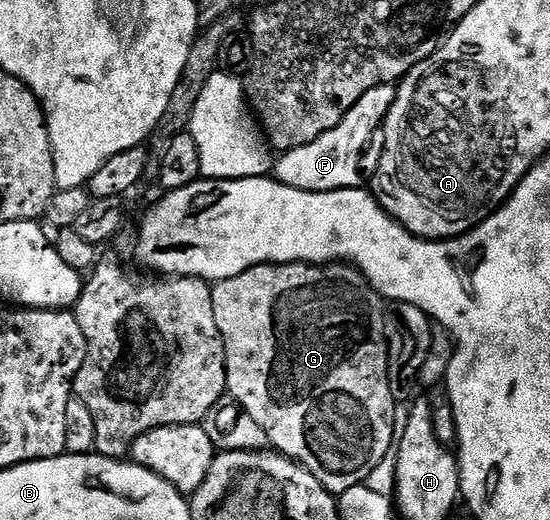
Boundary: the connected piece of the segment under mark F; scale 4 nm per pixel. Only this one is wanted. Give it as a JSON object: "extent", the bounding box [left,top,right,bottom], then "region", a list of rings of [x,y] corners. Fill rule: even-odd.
{"extent":[274,84,396,192],"region":[[[391,84],[366,90],[366,94],[362,94],[362,98],[354,102],[342,122],[334,126],[334,130],[326,130],[326,134],[314,138],[314,142],[283,153],[274,164],[275,179],[281,184],[307,192],[333,192],[343,188],[361,187],[360,159],[364,156],[364,147],[371,142],[375,132],[377,135],[381,131],[395,97],[396,88]]]}

